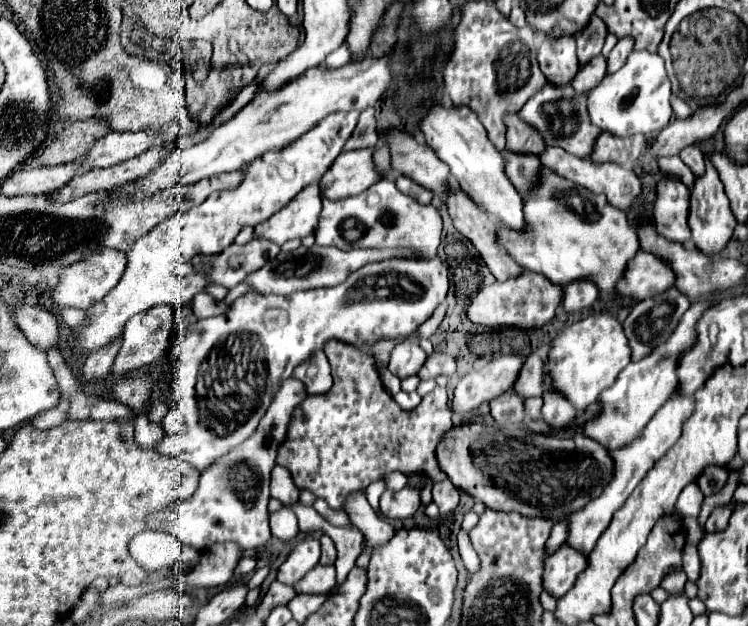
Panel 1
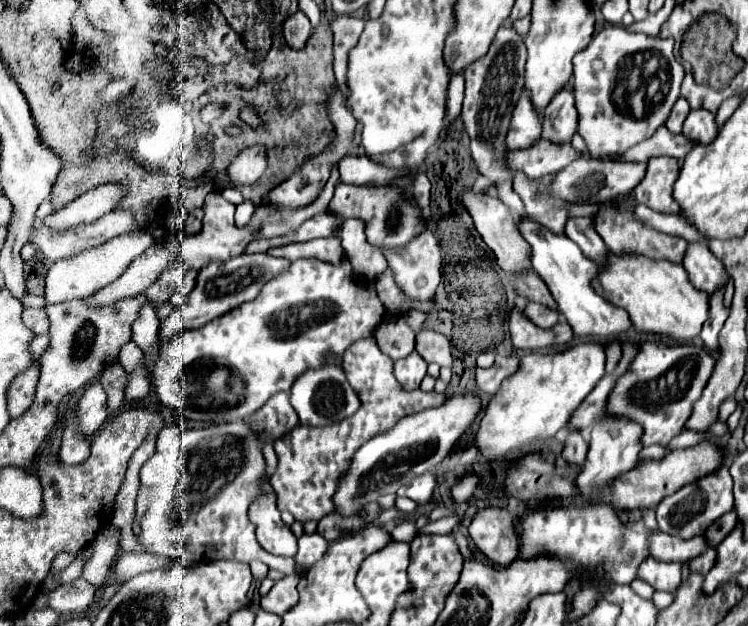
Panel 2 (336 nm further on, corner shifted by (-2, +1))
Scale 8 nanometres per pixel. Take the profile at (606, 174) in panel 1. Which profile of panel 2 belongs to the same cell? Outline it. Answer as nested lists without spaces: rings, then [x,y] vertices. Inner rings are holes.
[[[600,204],[600,210],[594,216],[594,226],[596,226],[596,232],[608,244],[608,250],[616,256],[646,256],[650,260],[670,260],[674,264],[682,264],[682,258],[688,248],[688,242],[684,238],[656,232],[644,226],[640,220],[636,220],[630,210],[620,208],[616,204]]]

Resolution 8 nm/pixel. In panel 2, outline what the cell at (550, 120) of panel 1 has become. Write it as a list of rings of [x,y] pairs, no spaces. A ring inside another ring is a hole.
[[[522,94],[512,112],[512,120],[510,120],[504,146],[508,150],[528,148],[538,138],[540,138],[540,114],[536,112],[536,108],[532,108],[528,94]]]

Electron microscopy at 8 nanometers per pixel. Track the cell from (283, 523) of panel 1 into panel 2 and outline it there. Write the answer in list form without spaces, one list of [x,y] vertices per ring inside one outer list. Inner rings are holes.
[[[318,532],[304,534],[298,538],[298,552],[294,556],[296,564],[304,566],[304,570],[310,570],[318,560],[324,558],[328,550],[328,540],[322,538]]]

